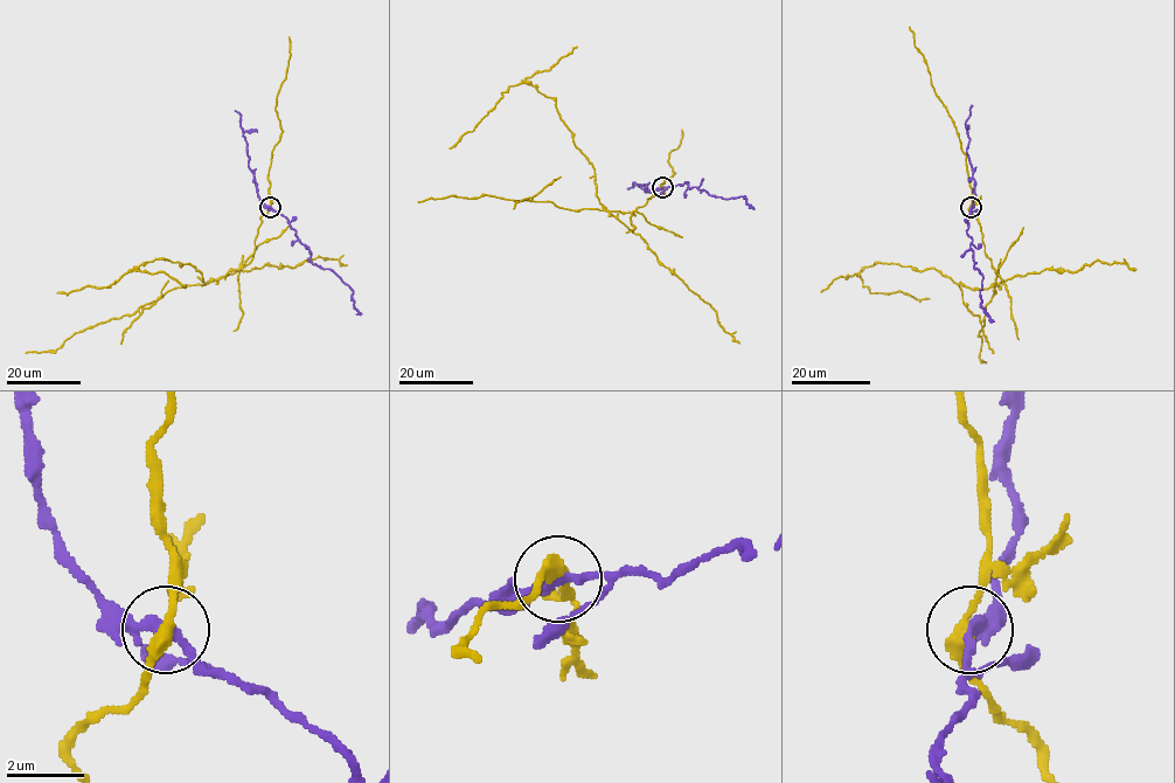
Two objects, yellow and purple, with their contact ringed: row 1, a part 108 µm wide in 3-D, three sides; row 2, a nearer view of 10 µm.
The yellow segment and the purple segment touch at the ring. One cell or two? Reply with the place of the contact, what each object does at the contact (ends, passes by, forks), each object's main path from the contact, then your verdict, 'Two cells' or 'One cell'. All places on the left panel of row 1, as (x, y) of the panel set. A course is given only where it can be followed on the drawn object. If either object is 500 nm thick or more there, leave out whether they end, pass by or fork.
Place: (270, 207). At the ring yellow passes by. At the ring purple passes by. Course of yellow: (270, 207), (254, 253), (221, 278), (203, 284), (189, 263), (162, 258), (110, 286), (57, 292). Course of purple: (270, 207), (287, 219), (310, 251), (310, 261), (332, 270), (352, 290), (354, 309), (362, 313). Two cells

